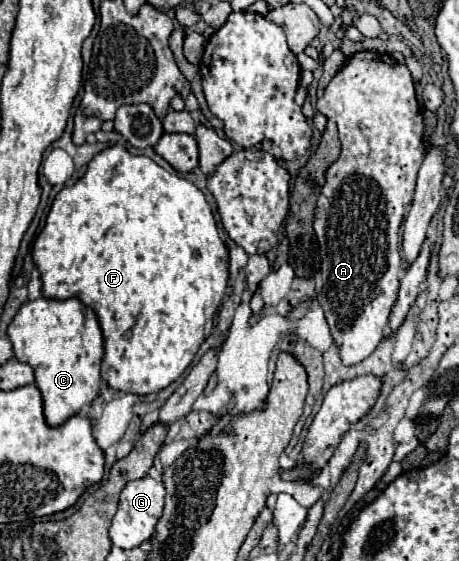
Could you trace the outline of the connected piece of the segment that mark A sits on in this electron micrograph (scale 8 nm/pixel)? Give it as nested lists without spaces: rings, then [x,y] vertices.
[[[359,51],[325,87],[321,99],[317,99],[317,111],[327,119],[333,119],[339,127],[341,155],[327,169],[325,185],[321,187],[313,229],[319,241],[321,253],[321,299],[319,305],[325,313],[327,325],[339,347],[343,365],[357,365],[367,359],[381,343],[389,309],[397,301],[397,289],[401,279],[399,257],[399,227],[405,219],[407,205],[413,201],[417,171],[423,163],[423,117],[415,99],[415,85],[405,65],[397,63],[387,53]]]

